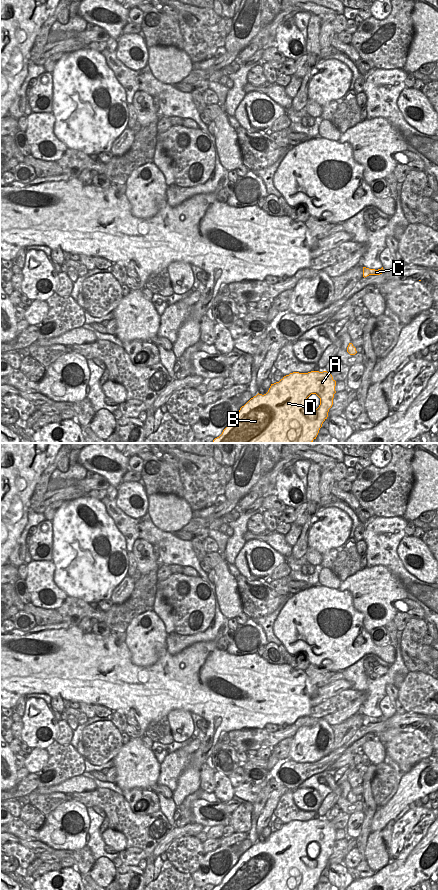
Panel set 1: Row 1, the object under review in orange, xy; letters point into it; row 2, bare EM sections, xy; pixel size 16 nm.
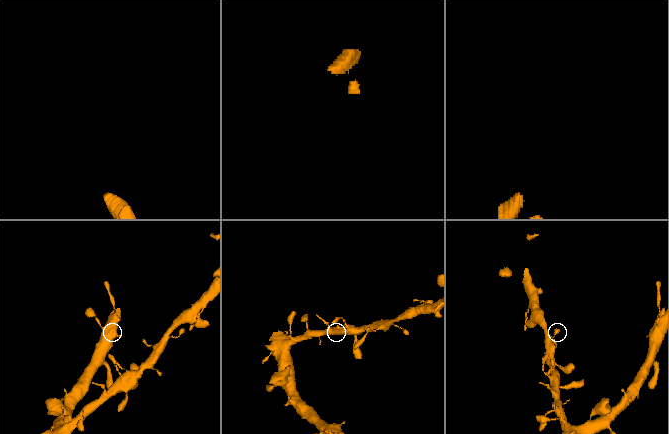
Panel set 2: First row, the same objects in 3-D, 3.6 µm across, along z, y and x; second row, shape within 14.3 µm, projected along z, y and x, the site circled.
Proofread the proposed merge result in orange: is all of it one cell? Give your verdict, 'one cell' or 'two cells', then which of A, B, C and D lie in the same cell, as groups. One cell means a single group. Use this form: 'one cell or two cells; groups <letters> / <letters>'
one cell; groups A B C D

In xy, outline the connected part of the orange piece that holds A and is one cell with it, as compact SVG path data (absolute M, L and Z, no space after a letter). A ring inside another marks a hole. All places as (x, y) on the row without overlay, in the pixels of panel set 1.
M293 820L271 832L264 843L257 842L242 854L236 865L213 890L313 890L333 853L336 829L327 820ZM316 842L320 853L315 858L307 855L307 846Z

